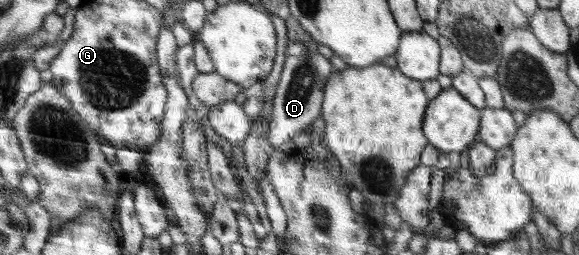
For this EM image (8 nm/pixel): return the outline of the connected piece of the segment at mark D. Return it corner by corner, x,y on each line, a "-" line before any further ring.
289,16
285,23
288,39
286,58
274,95
273,114
268,123
268,138
272,149
277,149
285,141
299,133
306,133
306,129
312,127
315,119
323,113
324,89
333,73
329,59
319,54
319,42
307,28
293,16

